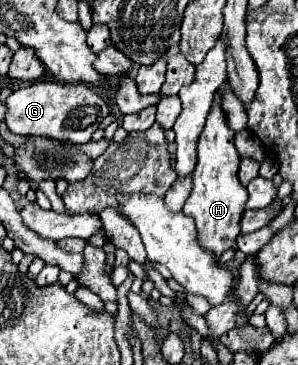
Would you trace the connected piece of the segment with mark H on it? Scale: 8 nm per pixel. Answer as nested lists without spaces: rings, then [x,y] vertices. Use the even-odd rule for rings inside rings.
[[[216,93],[206,125],[198,137],[198,163],[192,175],[194,187],[182,211],[196,221],[202,247],[210,247],[218,257],[222,251],[230,249],[236,237],[240,235],[238,223],[244,211],[244,203],[248,199],[246,187],[242,187],[238,179],[238,165],[240,165],[240,155],[234,145],[234,131],[228,127],[226,113],[222,111],[222,95]]]

